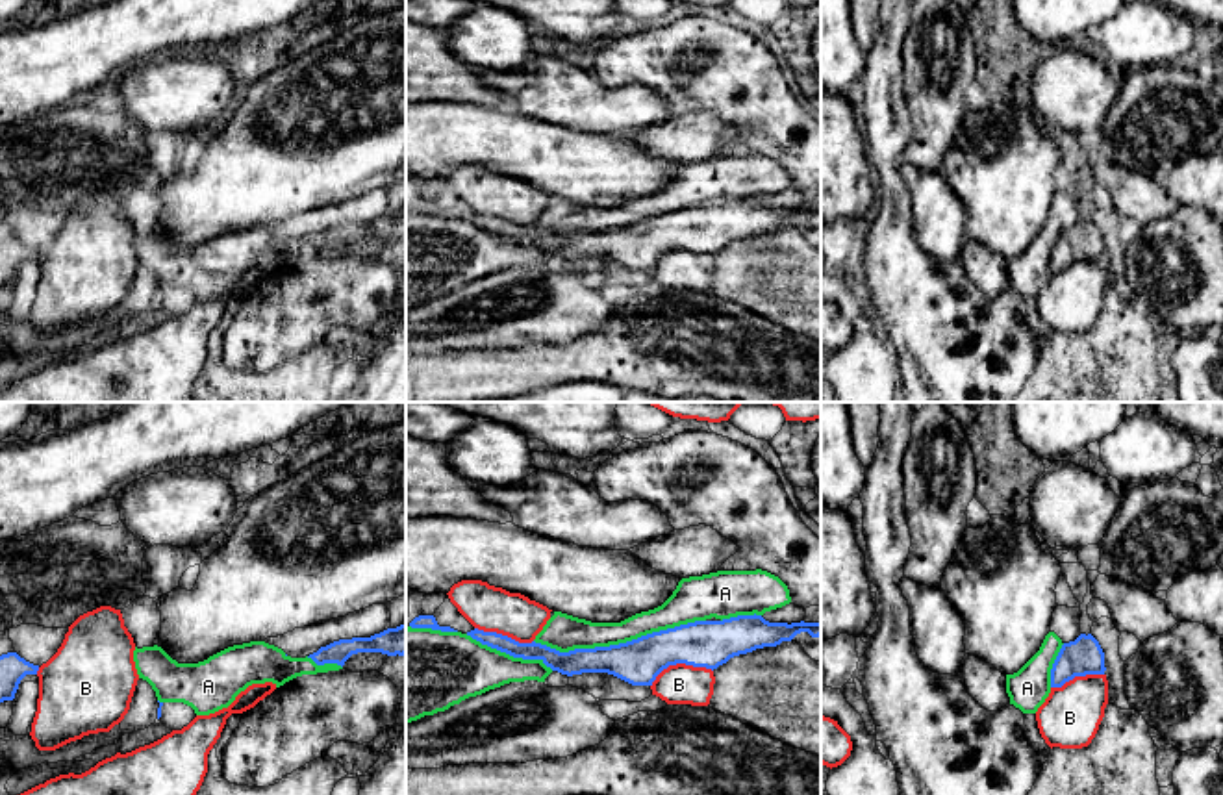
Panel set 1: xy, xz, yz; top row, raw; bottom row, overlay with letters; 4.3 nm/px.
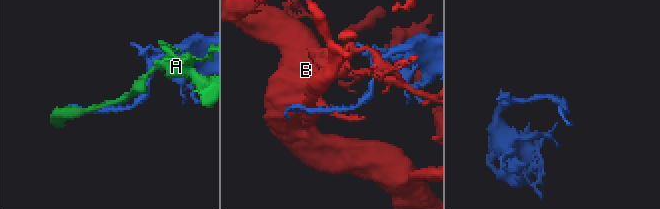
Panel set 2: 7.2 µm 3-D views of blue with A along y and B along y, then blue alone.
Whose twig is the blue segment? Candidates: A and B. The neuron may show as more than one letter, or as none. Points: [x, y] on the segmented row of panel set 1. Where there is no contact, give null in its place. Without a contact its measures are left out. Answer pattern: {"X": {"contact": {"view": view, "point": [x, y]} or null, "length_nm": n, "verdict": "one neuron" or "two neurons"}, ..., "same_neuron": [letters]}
{"A": {"contact": {"view": "xz", "point": [619, 643]}, "length_nm": 750, "verdict": "one neuron"}, "B": {"contact": {"view": "xz", "point": [679, 662]}, "length_nm": 280, "verdict": "two neurons"}, "same_neuron": ["A"]}

